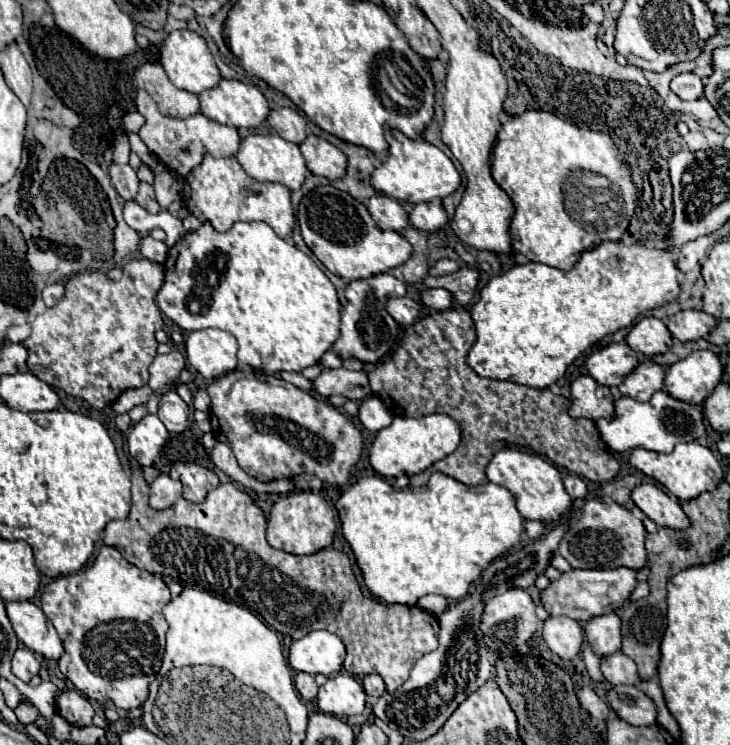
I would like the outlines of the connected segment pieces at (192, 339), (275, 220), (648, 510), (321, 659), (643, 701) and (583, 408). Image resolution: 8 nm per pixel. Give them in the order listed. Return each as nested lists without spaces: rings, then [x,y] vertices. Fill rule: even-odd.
[[[194,330],[186,338],[186,358],[204,378],[220,378],[238,366],[238,344],[224,330]]]
[[[206,154],[200,166],[196,166],[184,178],[184,204],[192,216],[200,222],[210,222],[216,232],[230,230],[236,222],[266,222],[280,238],[292,234],[294,210],[290,204],[290,190],[274,182],[258,182],[250,178],[236,158],[212,158]],[[190,186],[190,198],[188,198]]]
[[[640,484],[632,490],[634,504],[658,526],[682,530],[690,526],[680,504],[656,484]]]
[[[316,630],[292,642],[288,660],[298,672],[330,676],[342,670],[344,656],[344,644],[336,634]]]
[[[614,686],[608,692],[608,702],[614,712],[632,726],[656,724],[656,704],[636,686]]]
[[[578,376],[572,382],[572,406],[568,414],[572,418],[588,418],[588,420],[600,420],[610,418],[614,414],[614,398],[610,390],[602,384],[598,384],[590,376]]]

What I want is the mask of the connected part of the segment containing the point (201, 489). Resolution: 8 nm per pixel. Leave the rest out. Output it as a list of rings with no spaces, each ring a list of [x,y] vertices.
[[[192,462],[174,464],[170,470],[170,476],[182,482],[182,486],[184,486],[182,496],[188,502],[202,502],[206,498],[206,494],[220,484],[214,470],[202,468],[202,466],[192,464]]]

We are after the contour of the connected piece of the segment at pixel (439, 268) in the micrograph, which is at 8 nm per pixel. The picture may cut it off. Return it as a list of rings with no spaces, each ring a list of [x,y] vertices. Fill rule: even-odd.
[[[442,258],[442,260],[438,260],[438,262],[428,270],[428,274],[430,274],[430,276],[444,276],[444,274],[452,274],[452,272],[456,272],[458,268],[460,268],[458,262],[448,260],[448,258]]]

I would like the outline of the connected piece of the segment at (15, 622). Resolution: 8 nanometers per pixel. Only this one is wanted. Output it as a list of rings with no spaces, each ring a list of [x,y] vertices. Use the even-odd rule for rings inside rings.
[[[6,602],[6,612],[16,636],[26,648],[50,660],[58,660],[62,656],[62,640],[58,638],[54,624],[34,602]]]

